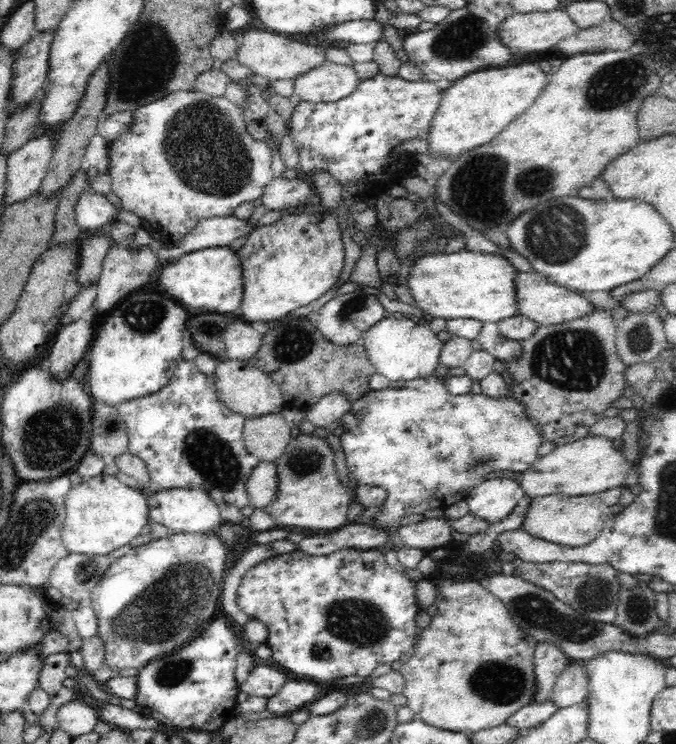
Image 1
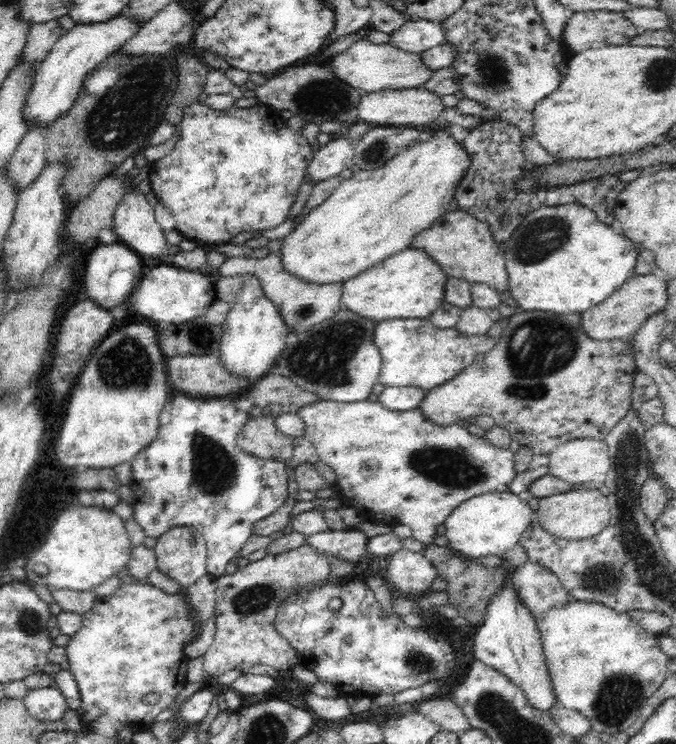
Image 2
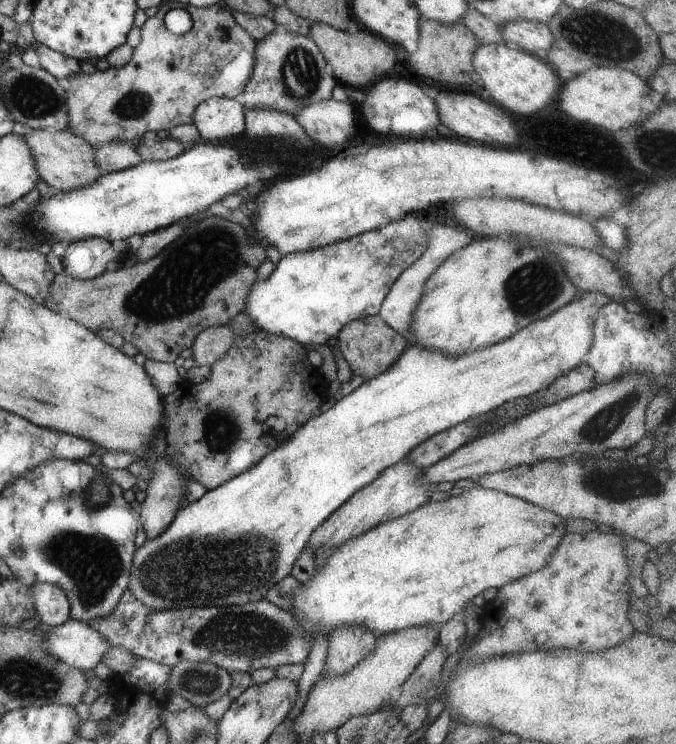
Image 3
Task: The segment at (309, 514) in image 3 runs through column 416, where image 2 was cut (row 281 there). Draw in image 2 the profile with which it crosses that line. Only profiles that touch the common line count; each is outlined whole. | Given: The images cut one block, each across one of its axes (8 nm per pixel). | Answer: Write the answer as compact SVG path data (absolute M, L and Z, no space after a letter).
M408 247L400 252L389 256L386 260L375 264L372 268L360 272L351 280L343 283L343 294L341 302L344 308L364 316L376 323L391 319L424 319L429 318L445 301L444 286L446 286L448 275L441 269L441 266L432 260L424 251Z

